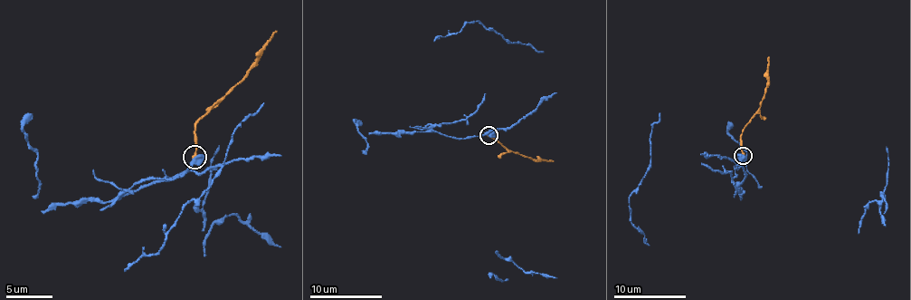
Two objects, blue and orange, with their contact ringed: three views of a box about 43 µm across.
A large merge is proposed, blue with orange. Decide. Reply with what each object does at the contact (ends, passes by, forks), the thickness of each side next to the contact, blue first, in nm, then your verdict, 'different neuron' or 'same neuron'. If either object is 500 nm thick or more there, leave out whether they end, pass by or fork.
800/220 nm | different neuron

